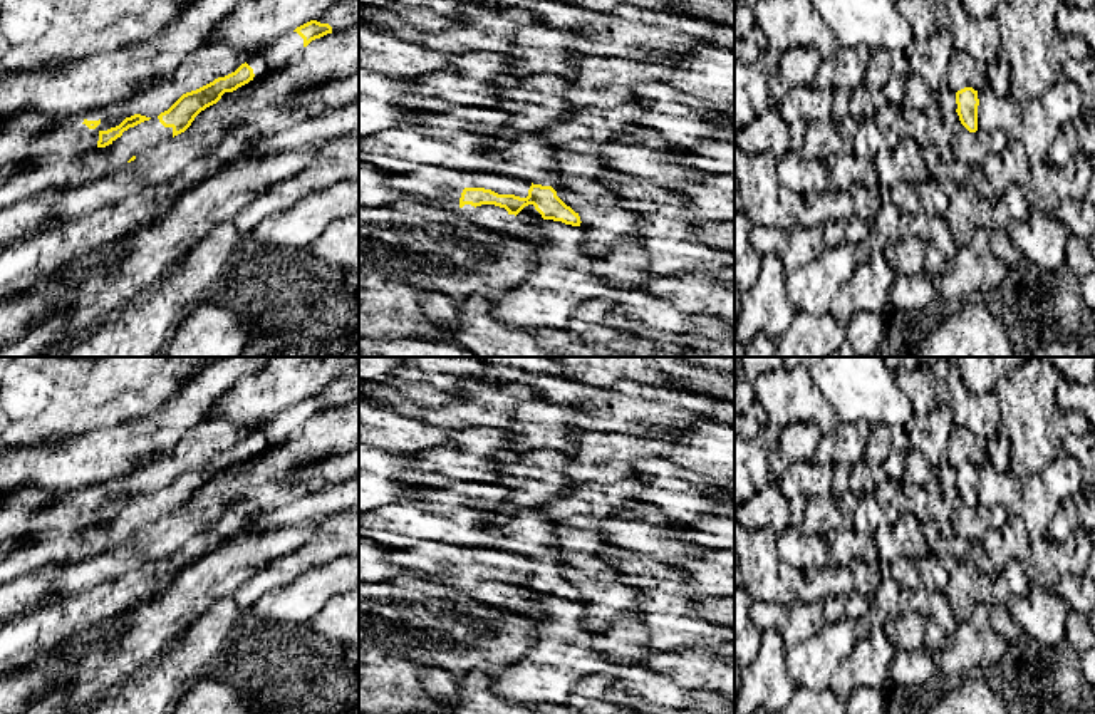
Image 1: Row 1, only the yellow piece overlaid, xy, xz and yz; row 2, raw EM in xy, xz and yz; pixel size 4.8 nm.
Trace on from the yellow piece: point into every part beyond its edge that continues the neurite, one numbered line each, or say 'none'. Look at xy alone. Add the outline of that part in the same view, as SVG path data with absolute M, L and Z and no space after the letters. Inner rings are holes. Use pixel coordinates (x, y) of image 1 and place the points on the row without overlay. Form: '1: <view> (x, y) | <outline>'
1: xy (344, 389) | M359 364L315 396L320 399L329 399L332 407L340 407L347 402L359 401Z
2: xy (279, 428) | M290 407L265 424L258 424L247 439L253 444L253 449L262 453L273 444L285 441L292 431L304 424L304 414L297 407Z
3: xy (34, 550) | M158 493L144 496L122 508L106 523L75 533L27 533L15 550L0 560L0 585L8 583L44 565L75 563L117 545L132 531L158 523L173 513L173 503L164 503Z

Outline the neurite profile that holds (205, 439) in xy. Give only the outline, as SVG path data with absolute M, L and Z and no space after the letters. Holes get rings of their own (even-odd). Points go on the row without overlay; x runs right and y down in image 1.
M221 419L201 421L181 436L171 453L144 456L127 474L114 476L87 489L87 496L101 498L96 504L89 504L86 499L75 501L70 493L64 493L54 503L39 510L0 506L0 543L8 538L22 538L27 533L57 531L72 535L96 526L99 525L101 506L116 503L134 489L158 493L183 469L235 448L257 426L241 426Z

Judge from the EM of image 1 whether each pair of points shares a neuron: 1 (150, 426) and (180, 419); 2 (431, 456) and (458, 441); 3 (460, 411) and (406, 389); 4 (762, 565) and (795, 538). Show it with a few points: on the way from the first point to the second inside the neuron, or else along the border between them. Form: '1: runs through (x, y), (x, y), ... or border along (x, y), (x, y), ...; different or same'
1: runs through (156, 426), (166, 426), (173, 421); same
2: runs through (438, 456), (443, 456), (451, 448); same
3: border along (463, 396), (441, 406), (425, 406), (406, 398); different
4: border along (777, 535), (777, 552), (782, 558); different

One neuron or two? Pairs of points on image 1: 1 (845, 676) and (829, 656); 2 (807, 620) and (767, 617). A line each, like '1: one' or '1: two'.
1: two
2: one

